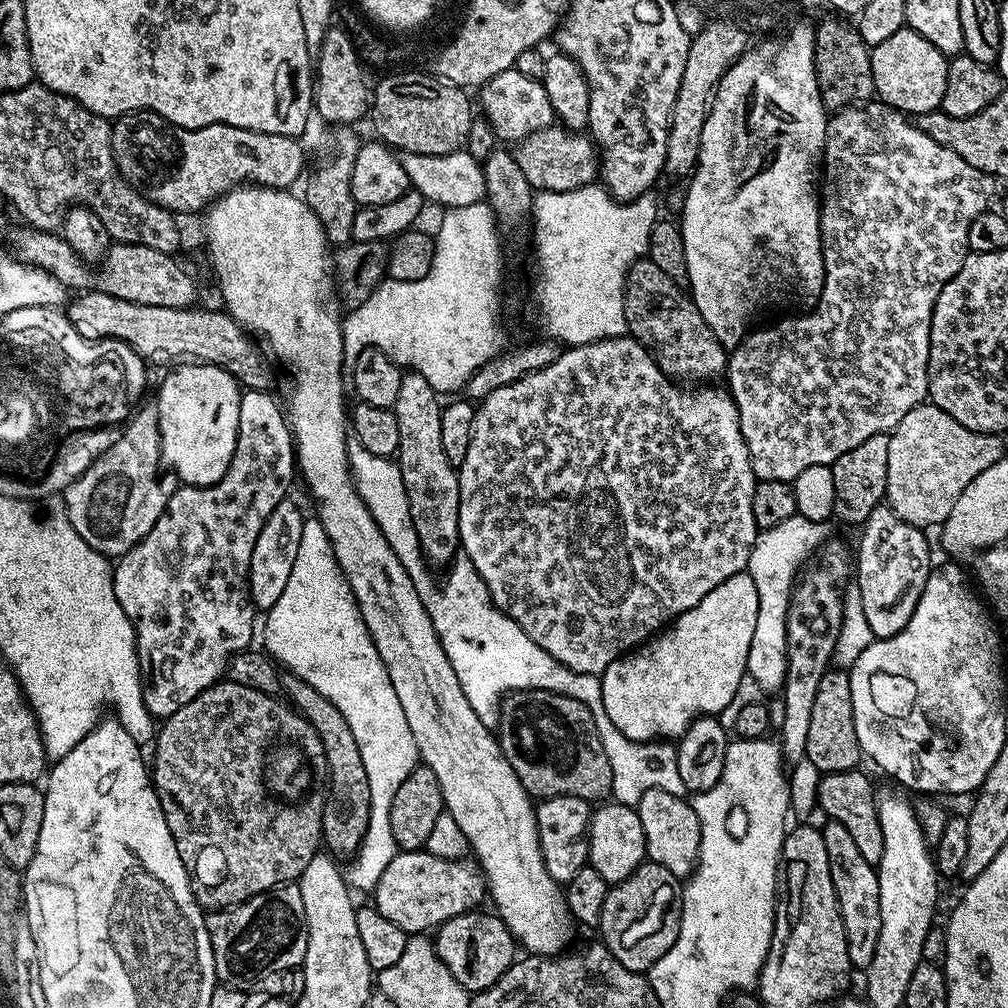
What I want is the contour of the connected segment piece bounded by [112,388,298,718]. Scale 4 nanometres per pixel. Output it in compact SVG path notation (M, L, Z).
M250 388L240 393L238 406L238 438L234 446L234 458L226 470L226 474L216 484L207 484L205 488L195 486L180 486L173 496L166 502L166 510L154 522L150 534L140 540L129 552L124 553L115 561L112 581L114 594L126 614L130 618L132 629L136 631L136 657L140 663L140 685L142 686L142 702L146 702L146 710L153 718L167 718L186 702L198 698L211 684L217 683L228 671L228 661L234 654L245 651L252 640L252 619L258 615L252 603L252 596L248 592L248 575L250 574L250 554L254 554L254 542L258 542L258 534L262 534L262 526L266 526L266 518L270 518L270 510L278 506L289 495L288 487L292 484L292 475L298 472L296 463L296 445L292 438L292 430L286 419L285 409L268 393L268 390Z

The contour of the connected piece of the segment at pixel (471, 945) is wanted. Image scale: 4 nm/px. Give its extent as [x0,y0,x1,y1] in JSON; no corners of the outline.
[434,909,518,994]

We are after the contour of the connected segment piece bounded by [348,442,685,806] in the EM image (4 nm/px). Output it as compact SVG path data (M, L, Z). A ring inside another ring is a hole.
M352 442L348 445L348 467L352 469L352 485L358 490L362 502L366 502L382 534L386 534L390 550L398 554L398 562L402 562L406 574L410 574L414 590L418 590L418 598L422 598L442 642L442 650L446 650L446 658L450 658L450 666L454 666L454 674L458 674L462 694L466 694L466 702L470 702L474 714L482 718L482 726L491 729L497 727L501 699L509 692L543 690L562 693L582 702L582 706L586 706L594 718L602 750L606 750L606 758L610 762L611 799L615 803L639 805L646 790L666 790L666 794L685 795L682 778L678 778L675 747L668 742L631 740L619 732L614 722L610 722L606 706L602 706L600 676L570 670L546 654L538 642L524 633L518 622L497 608L492 595L488 593L486 582L482 582L478 570L474 570L474 562L470 562L468 556L457 555L447 569L448 581L441 588L436 588L435 578L428 573L430 568L425 561L424 551L420 549L418 534L414 534L414 522L406 502L406 486L402 486L400 465L395 459L370 454L366 446Z

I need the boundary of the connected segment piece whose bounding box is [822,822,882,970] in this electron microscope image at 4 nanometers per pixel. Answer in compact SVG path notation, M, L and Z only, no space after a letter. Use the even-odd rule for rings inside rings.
M828 822L825 825L822 831L826 842L826 858L830 858L830 878L834 882L836 904L840 907L840 917L844 923L848 943L846 954L850 954L853 969L866 970L870 962L874 962L874 946L878 946L878 934L882 930L876 868L870 862L866 862L866 858L862 858L846 826L835 822Z

